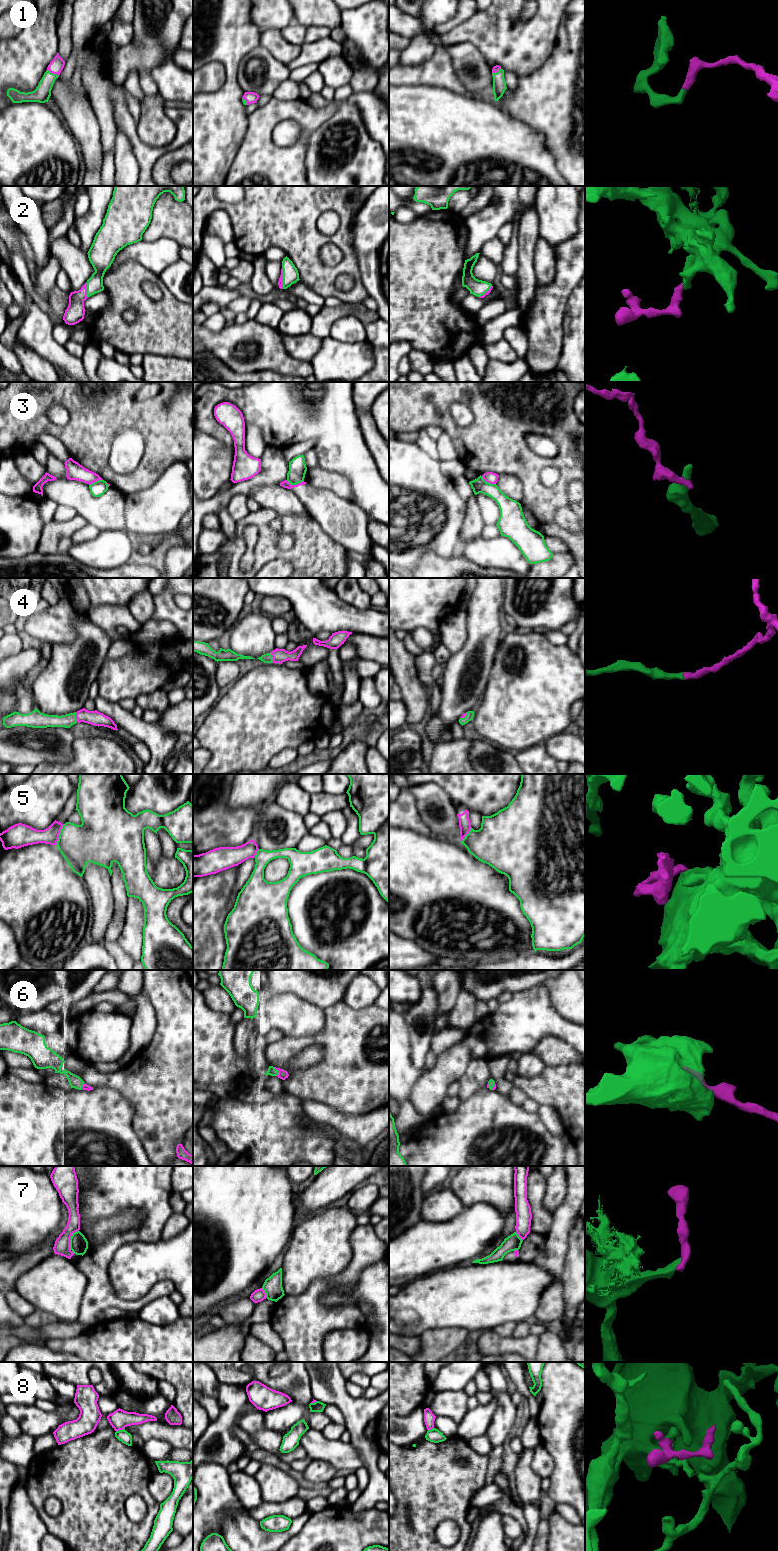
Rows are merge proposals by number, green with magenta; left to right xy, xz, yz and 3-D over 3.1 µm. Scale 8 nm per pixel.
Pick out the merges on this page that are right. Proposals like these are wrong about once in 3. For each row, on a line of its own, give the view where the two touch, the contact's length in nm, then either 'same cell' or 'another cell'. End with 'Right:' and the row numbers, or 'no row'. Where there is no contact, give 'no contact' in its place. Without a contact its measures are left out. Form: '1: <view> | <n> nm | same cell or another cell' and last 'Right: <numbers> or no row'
1: xy | 110 nm | same cell
2: xz | 170 nm | same cell
3: xz | 140 nm | another cell
4: xy | 80 nm | same cell
5: xy | 180 nm | another cell
6: xz | 80 nm | same cell
7: xy | 170 nm | another cell
8: xy | 80 nm | another cell
Right: 1, 2, 4, 6

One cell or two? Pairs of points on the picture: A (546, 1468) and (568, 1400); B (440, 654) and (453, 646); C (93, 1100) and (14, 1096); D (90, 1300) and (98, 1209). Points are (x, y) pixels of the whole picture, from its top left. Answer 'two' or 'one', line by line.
A: two
B: two
C: one
D: one

